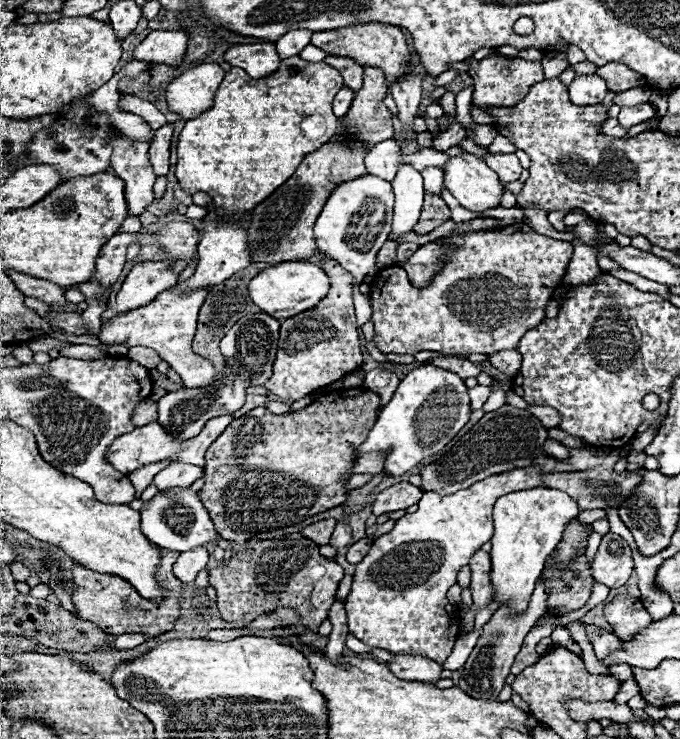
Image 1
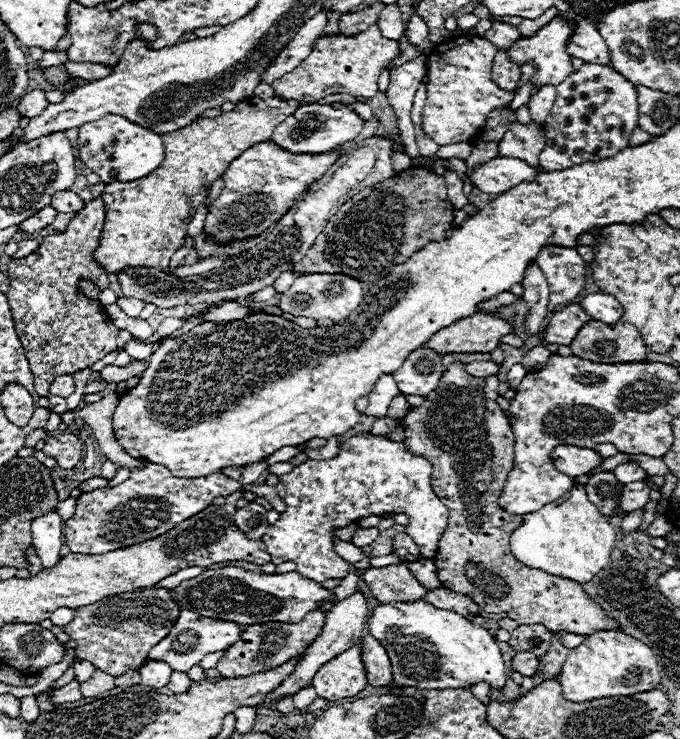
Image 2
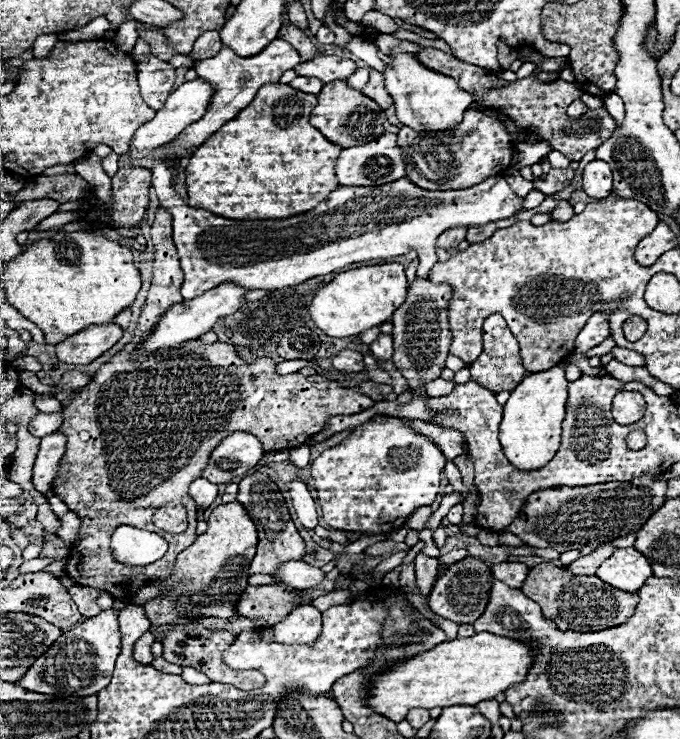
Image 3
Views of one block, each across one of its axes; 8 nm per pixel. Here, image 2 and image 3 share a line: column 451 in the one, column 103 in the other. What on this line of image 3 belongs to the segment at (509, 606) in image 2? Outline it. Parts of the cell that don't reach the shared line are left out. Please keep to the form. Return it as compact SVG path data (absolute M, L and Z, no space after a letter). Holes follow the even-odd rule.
M158 208L156 220L152 224L152 242L154 242L154 268L152 268L152 284L148 290L146 304L142 308L142 314L138 318L138 328L130 344L126 344L124 350L120 350L108 364L104 364L94 380L86 384L80 390L80 396L74 398L64 408L64 422L58 428L60 434L66 436L66 454L62 458L62 466L58 470L56 480L52 482L52 490L66 502L66 506L76 512L82 520L78 542L72 546L66 564L68 576L78 582L80 586L92 586L110 592L118 600L132 602L136 592L150 580L150 578L162 578L166 574L172 574L174 558L186 550L186 546L194 544L196 534L196 502L188 494L188 486L194 478L202 474L202 470L208 466L212 450L230 434L234 432L248 432L254 434L266 452L274 450L290 450L300 448L306 444L306 440L320 430L326 428L326 422L332 416L352 416L362 410L368 410L374 406L374 402L358 392L358 388L342 388L332 380L326 380L318 374L314 376L302 376L300 372L280 376L276 374L276 362L268 356L256 358L254 362L246 362L242 356L238 356L234 344L226 342L214 342L214 344L192 344L192 348L186 348L186 360L152 360L150 358L138 358L130 360L130 346L154 326L158 320L158 314L166 310L166 306L172 306L174 302L182 302L180 286L182 286L182 270L178 264L176 246L172 242L172 214L164 208ZM96 500L124 500L128 504L88 504ZM178 502L186 506L188 510L188 530L184 534L168 534L152 524L154 512L168 504ZM120 524L136 526L140 530L156 532L166 538L168 552L164 558L148 564L148 566L126 566L122 562L116 562L110 554L110 536Z

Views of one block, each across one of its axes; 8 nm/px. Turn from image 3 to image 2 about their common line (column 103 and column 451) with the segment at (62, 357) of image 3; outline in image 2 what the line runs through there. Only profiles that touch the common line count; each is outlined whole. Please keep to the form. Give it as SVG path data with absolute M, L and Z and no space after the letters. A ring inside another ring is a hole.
M476 314L464 318L444 330L436 332L426 346L436 350L436 354L474 354L474 352L492 352L500 346L500 338L510 334L510 324L492 314Z

